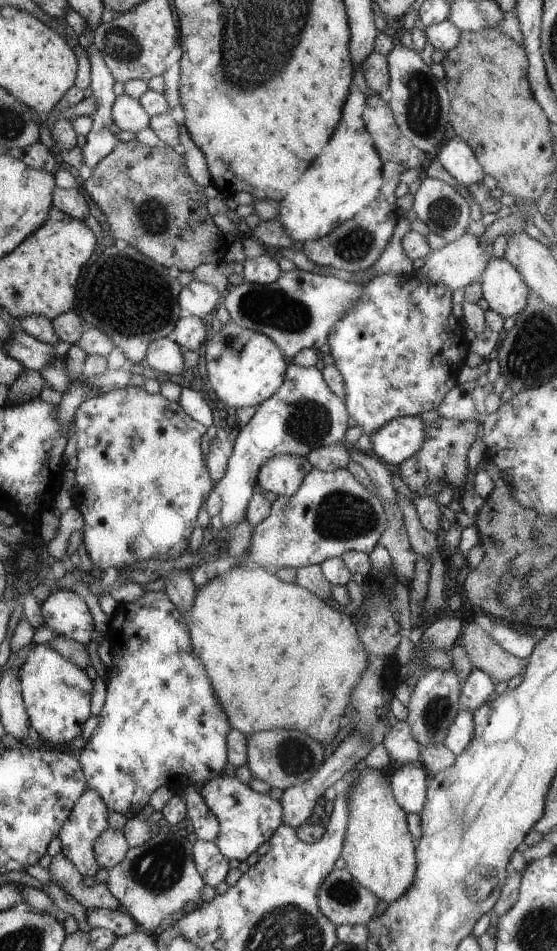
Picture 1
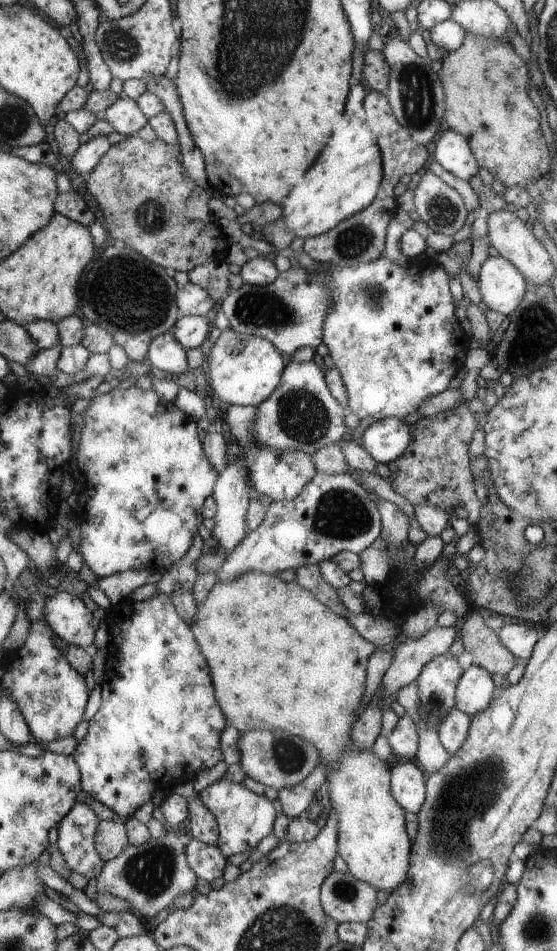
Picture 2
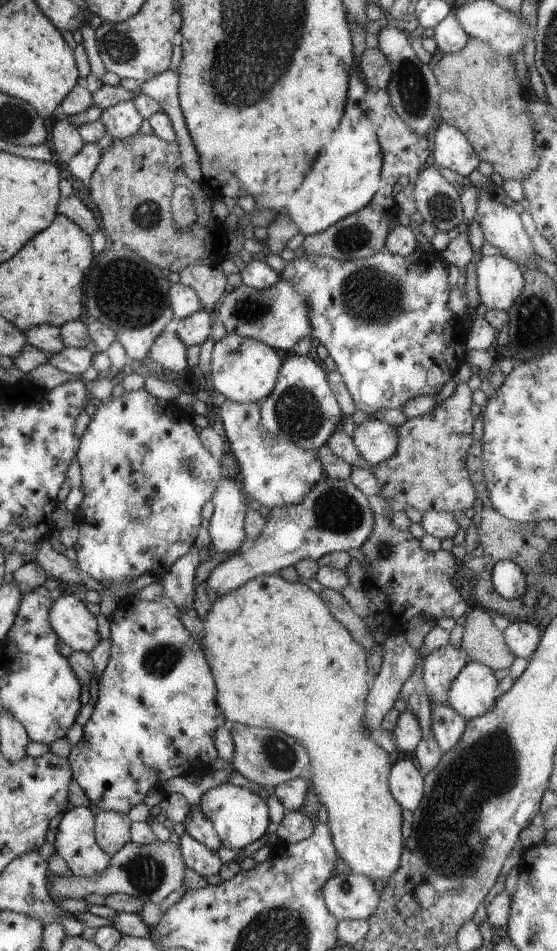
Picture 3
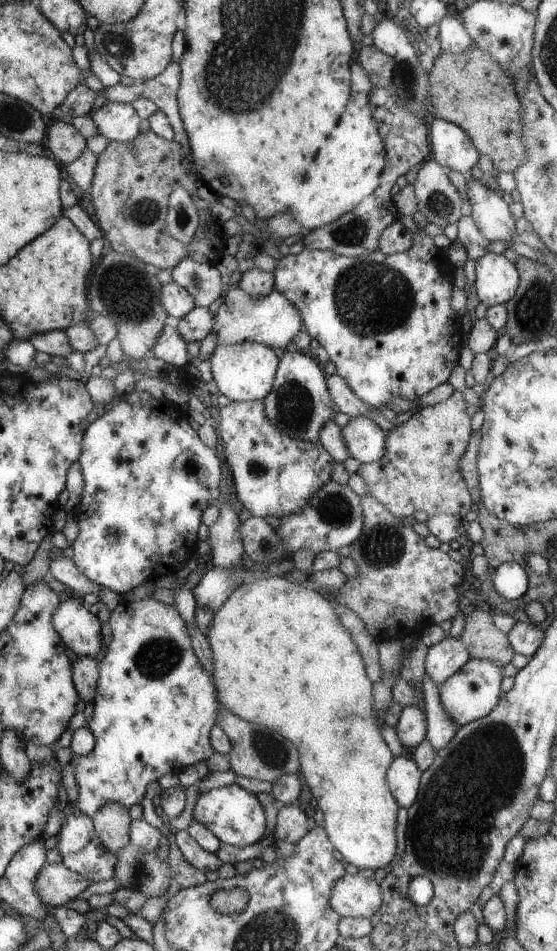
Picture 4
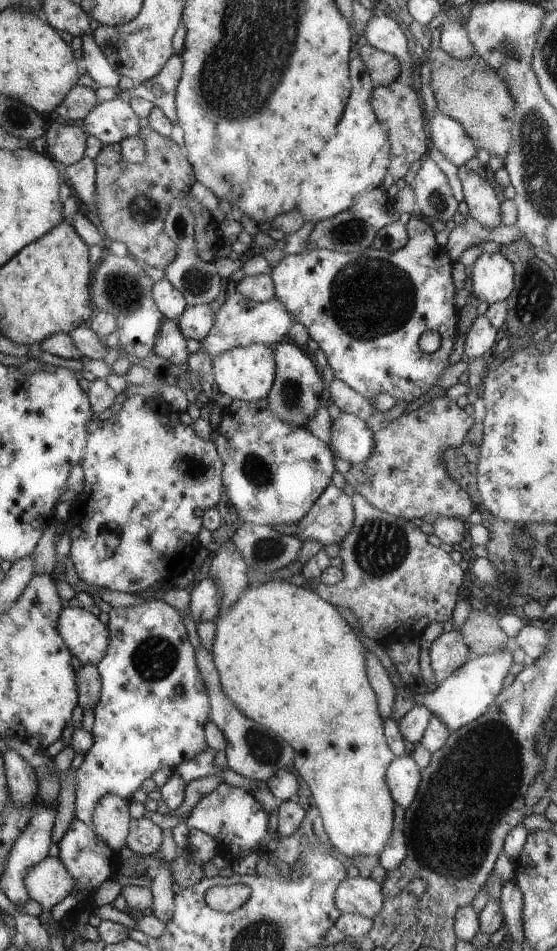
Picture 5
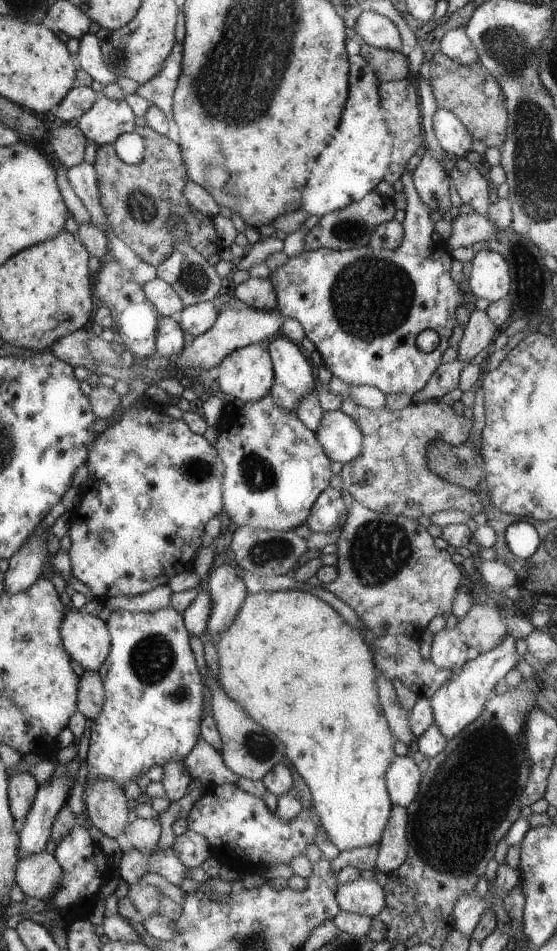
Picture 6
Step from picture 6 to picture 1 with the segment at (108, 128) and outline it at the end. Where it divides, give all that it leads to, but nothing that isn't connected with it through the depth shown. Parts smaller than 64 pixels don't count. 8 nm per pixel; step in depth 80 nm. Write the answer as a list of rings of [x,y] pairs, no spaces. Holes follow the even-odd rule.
[[[124,94],[116,97],[111,108],[111,117],[120,130],[129,130],[134,134],[148,127],[151,119],[138,100]]]

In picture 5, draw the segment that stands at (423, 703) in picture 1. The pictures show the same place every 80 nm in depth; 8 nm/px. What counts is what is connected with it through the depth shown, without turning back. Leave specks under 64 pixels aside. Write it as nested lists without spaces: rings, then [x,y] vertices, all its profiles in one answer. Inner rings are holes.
[[[460,630],[443,632],[431,642],[429,654],[432,668],[440,678],[452,674],[472,657]]]

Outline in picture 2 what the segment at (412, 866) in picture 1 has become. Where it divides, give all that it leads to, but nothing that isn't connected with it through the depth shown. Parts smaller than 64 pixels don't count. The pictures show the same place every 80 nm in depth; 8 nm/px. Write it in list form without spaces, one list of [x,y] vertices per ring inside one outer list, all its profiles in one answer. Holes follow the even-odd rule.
[[[250,571],[239,576],[236,580],[228,583],[218,581],[214,588],[211,588],[207,599],[198,606],[195,621],[191,626],[194,638],[198,643],[202,656],[210,667],[210,674],[213,680],[213,689],[218,706],[222,709],[228,726],[233,726],[240,732],[256,730],[280,729],[292,736],[303,738],[306,742],[314,745],[319,754],[319,763],[324,765],[328,778],[326,784],[330,796],[332,810],[336,812],[338,819],[338,854],[342,856],[348,867],[348,872],[354,878],[362,879],[371,884],[376,890],[382,889],[386,892],[395,891],[403,880],[406,880],[411,840],[406,830],[405,810],[396,802],[391,793],[391,776],[389,761],[383,761],[372,748],[358,750],[351,747],[351,728],[357,721],[362,706],[362,696],[365,690],[366,665],[368,659],[376,650],[377,646],[364,639],[346,618],[334,614],[325,604],[322,604],[315,594],[298,583],[287,583],[276,575]]]

